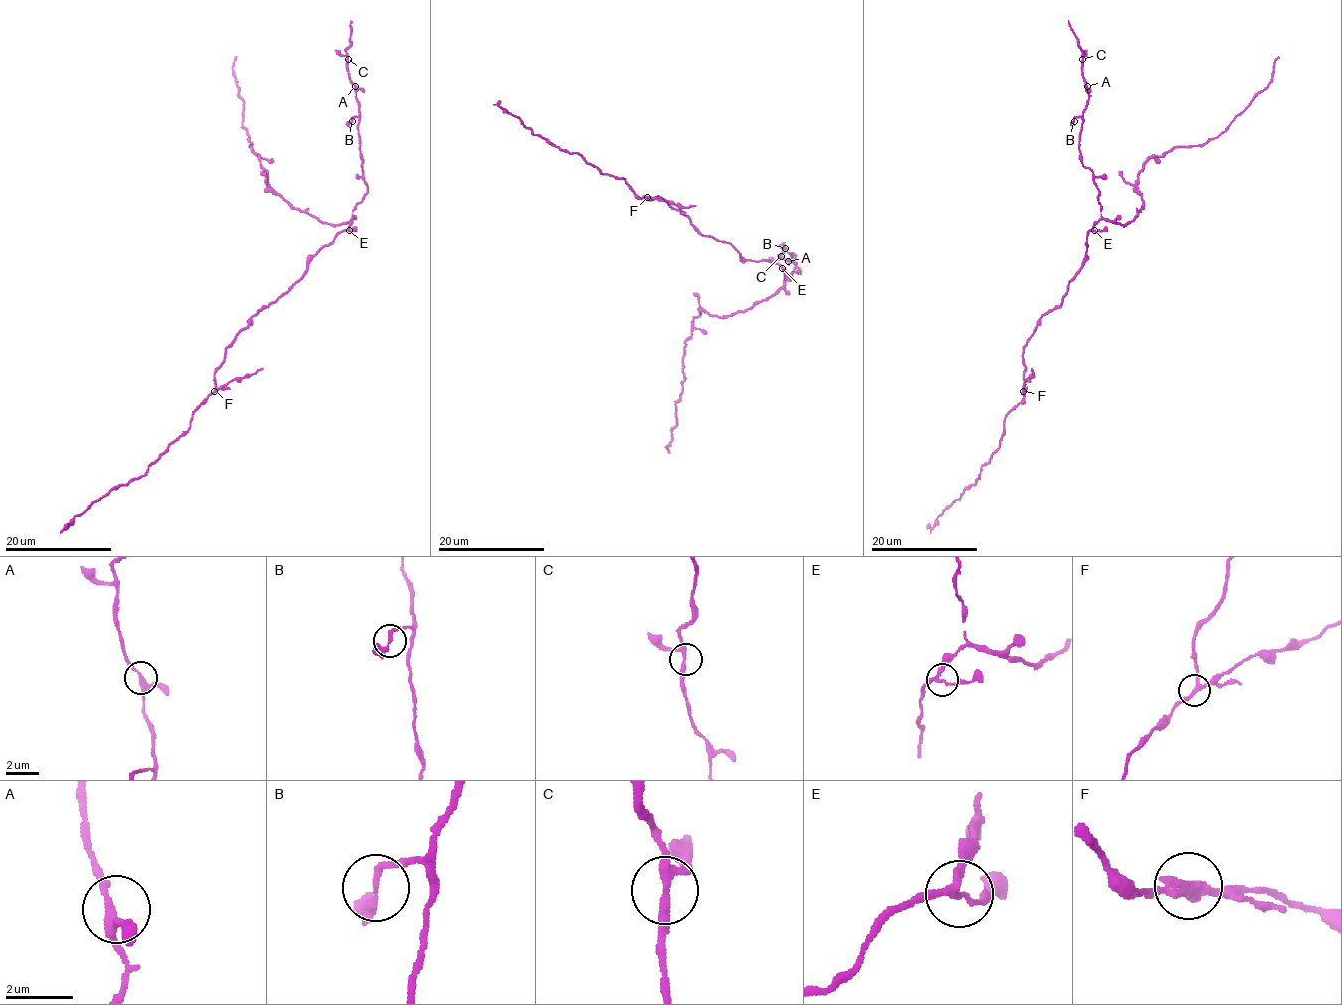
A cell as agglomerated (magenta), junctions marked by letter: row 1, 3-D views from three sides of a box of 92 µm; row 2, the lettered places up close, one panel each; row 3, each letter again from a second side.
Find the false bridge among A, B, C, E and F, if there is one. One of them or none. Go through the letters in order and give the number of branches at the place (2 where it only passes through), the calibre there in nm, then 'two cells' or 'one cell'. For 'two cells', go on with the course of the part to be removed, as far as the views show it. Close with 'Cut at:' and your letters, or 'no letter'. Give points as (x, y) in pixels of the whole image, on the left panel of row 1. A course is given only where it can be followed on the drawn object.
A: branches 3; calibre 220 nm; one cell
B: branches 2; calibre 240 nm; one cell
C: branches 3; calibre 240 nm; one cell
E: branches 3; calibre 170 nm; one cell
F: branches 3; calibre 240 nm; two cells; course (215, 390), (263, 368)
Cut at: F

